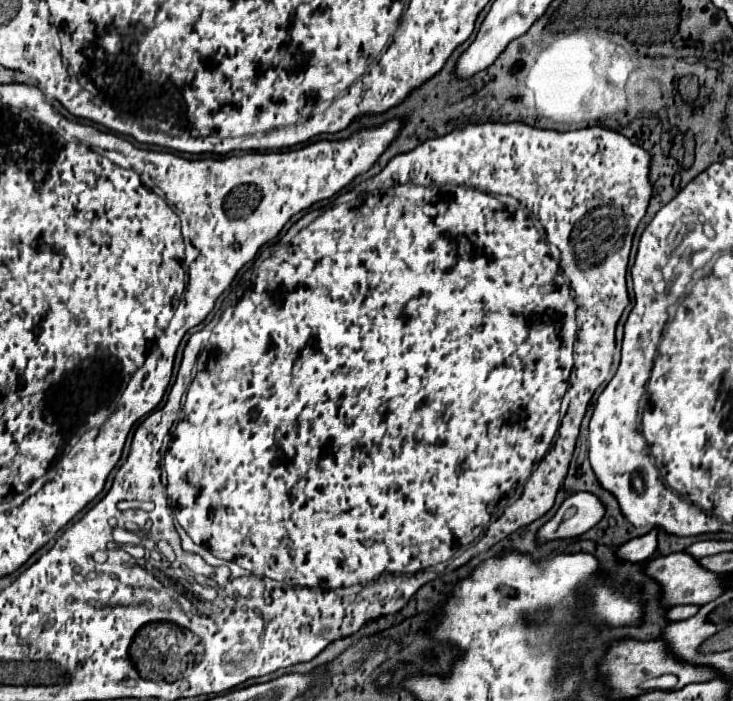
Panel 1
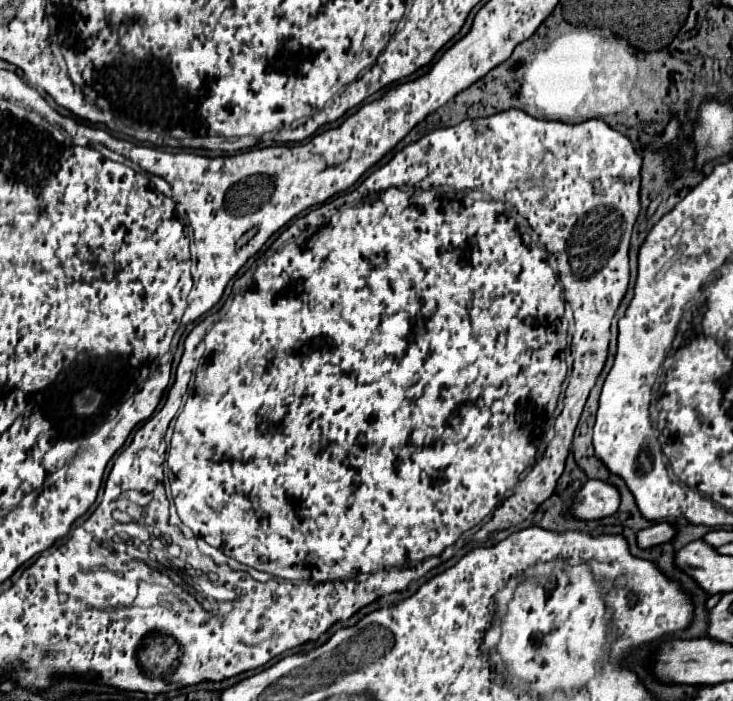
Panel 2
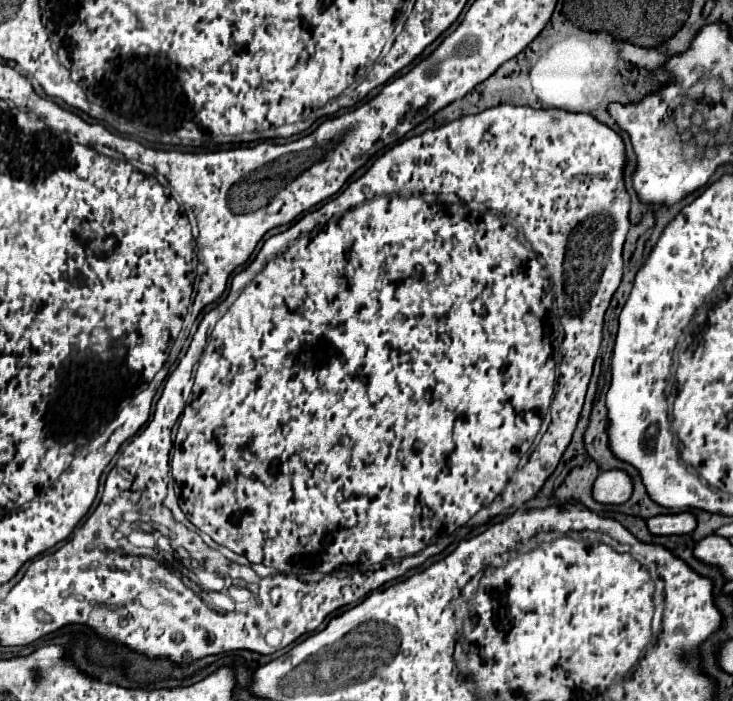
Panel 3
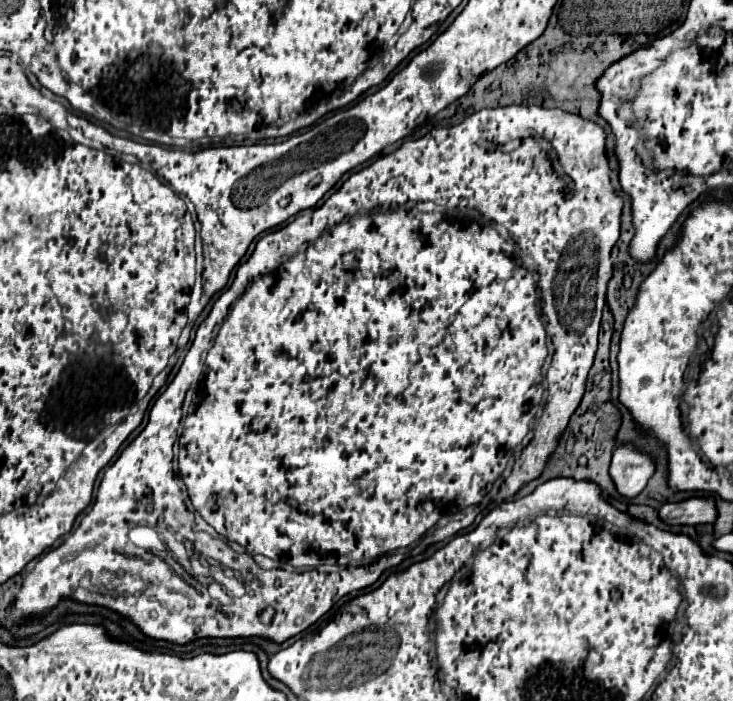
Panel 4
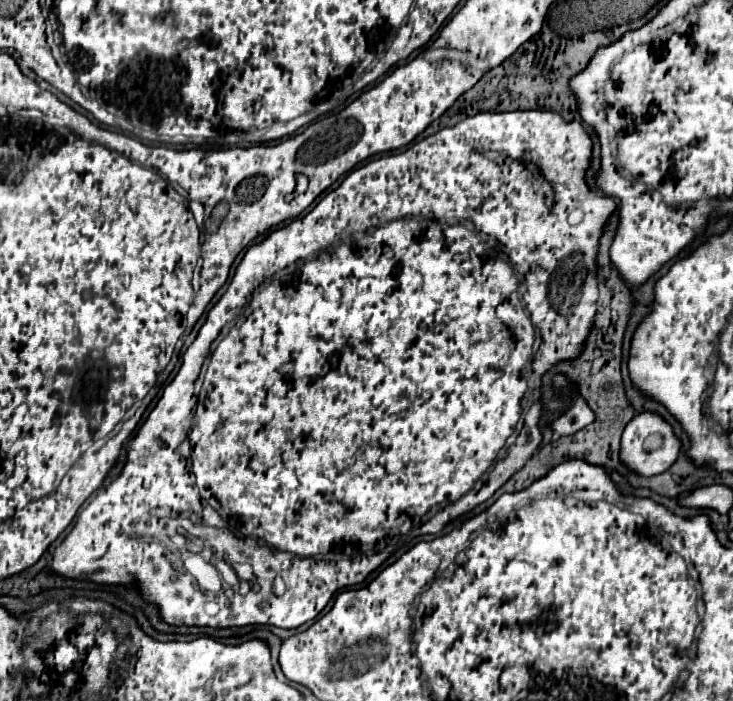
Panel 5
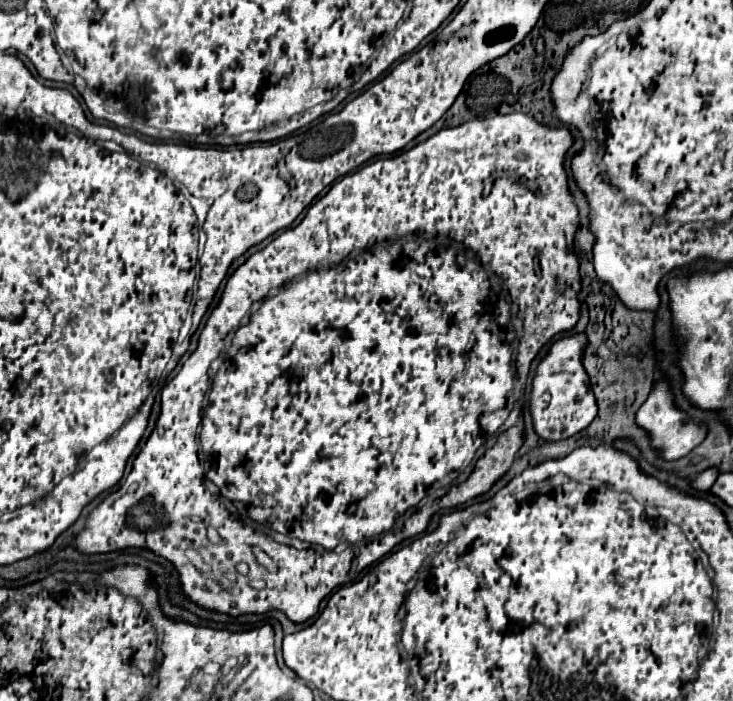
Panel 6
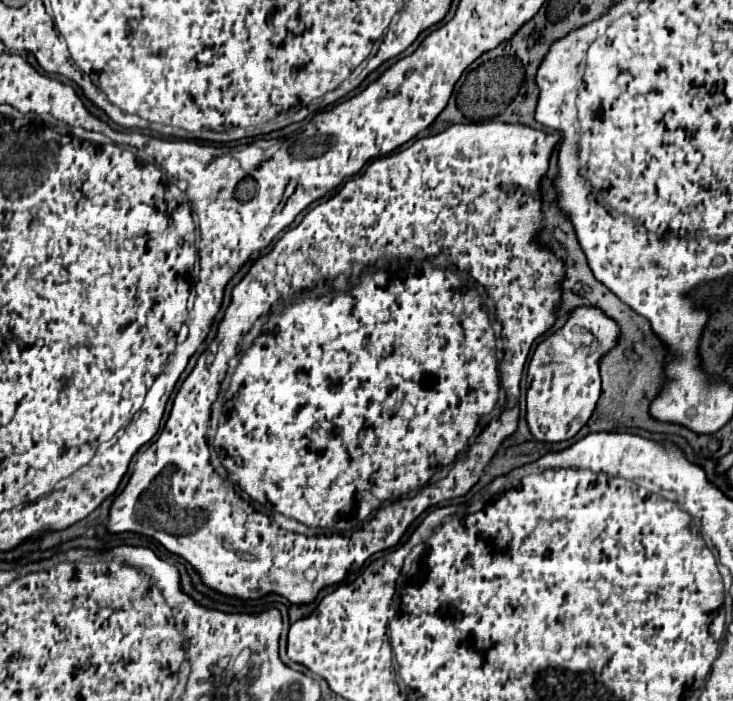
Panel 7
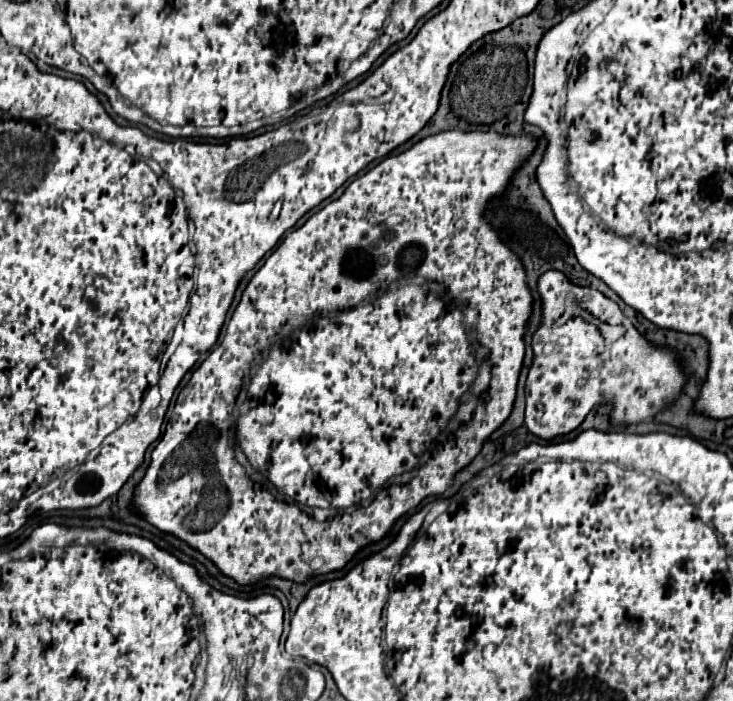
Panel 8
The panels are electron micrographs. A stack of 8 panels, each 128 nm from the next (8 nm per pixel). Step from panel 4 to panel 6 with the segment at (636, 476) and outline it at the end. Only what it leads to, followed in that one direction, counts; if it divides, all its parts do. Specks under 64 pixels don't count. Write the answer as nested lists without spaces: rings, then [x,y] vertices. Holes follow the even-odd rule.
[[[658,380],[656,388],[650,392],[648,400],[640,406],[640,410],[636,412],[636,424],[648,432],[650,436],[650,446],[658,452],[658,456],[662,460],[678,460],[682,456],[686,456],[696,444],[700,444],[706,436],[706,428],[696,426],[694,422],[688,420],[686,412],[680,412],[674,402],[672,402],[672,394],[670,388],[664,380]]]

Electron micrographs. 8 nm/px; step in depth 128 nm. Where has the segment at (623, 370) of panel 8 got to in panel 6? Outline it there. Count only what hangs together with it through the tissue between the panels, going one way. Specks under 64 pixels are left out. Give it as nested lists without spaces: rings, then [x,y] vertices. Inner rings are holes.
[[[586,334],[566,336],[552,344],[548,356],[538,364],[536,376],[532,382],[530,410],[534,428],[544,440],[564,440],[584,430],[596,418],[594,394],[588,386],[590,380],[582,368],[582,350],[586,346]]]

